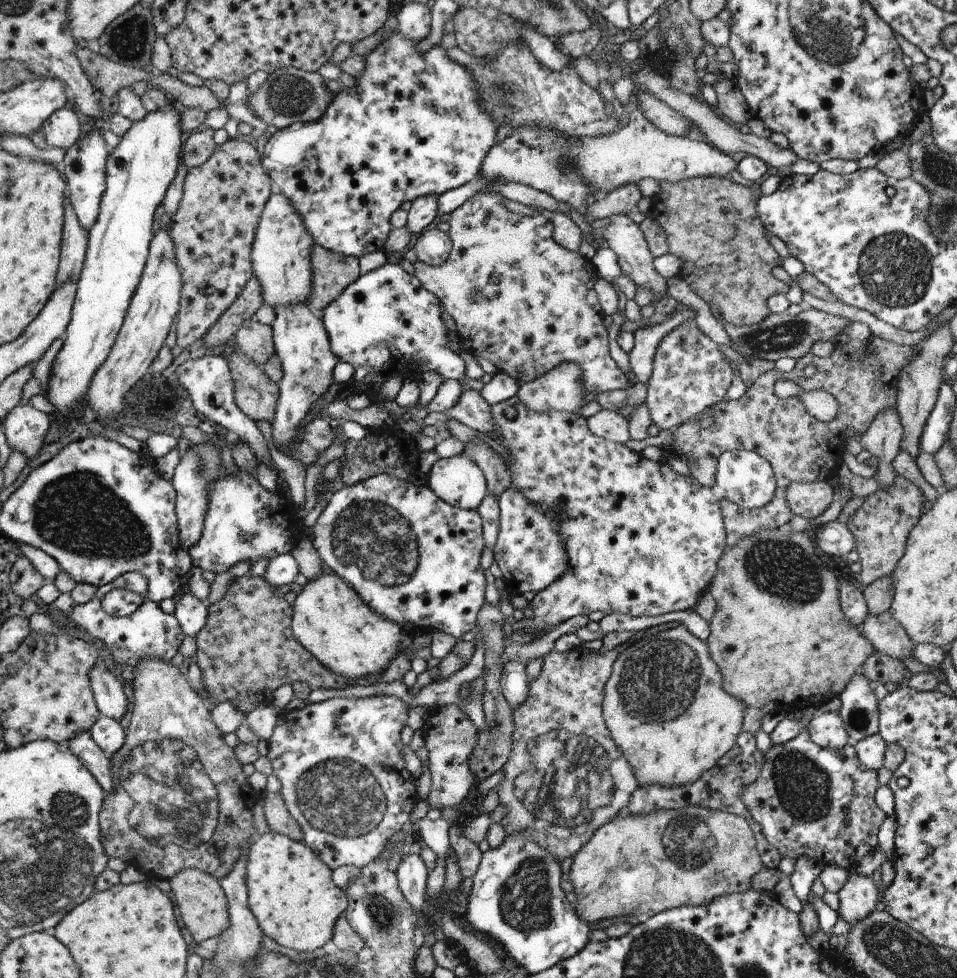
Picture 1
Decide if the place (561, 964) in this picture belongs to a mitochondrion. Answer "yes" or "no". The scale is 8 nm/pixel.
no

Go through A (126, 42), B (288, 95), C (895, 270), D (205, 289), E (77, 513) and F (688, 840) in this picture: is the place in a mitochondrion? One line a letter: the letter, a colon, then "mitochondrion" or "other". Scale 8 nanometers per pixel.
A: mitochondrion
B: mitochondrion
C: mitochondrion
D: other
E: mitochondrion
F: mitochondrion

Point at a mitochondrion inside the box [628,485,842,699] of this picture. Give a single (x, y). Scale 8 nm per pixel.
(782, 569)

